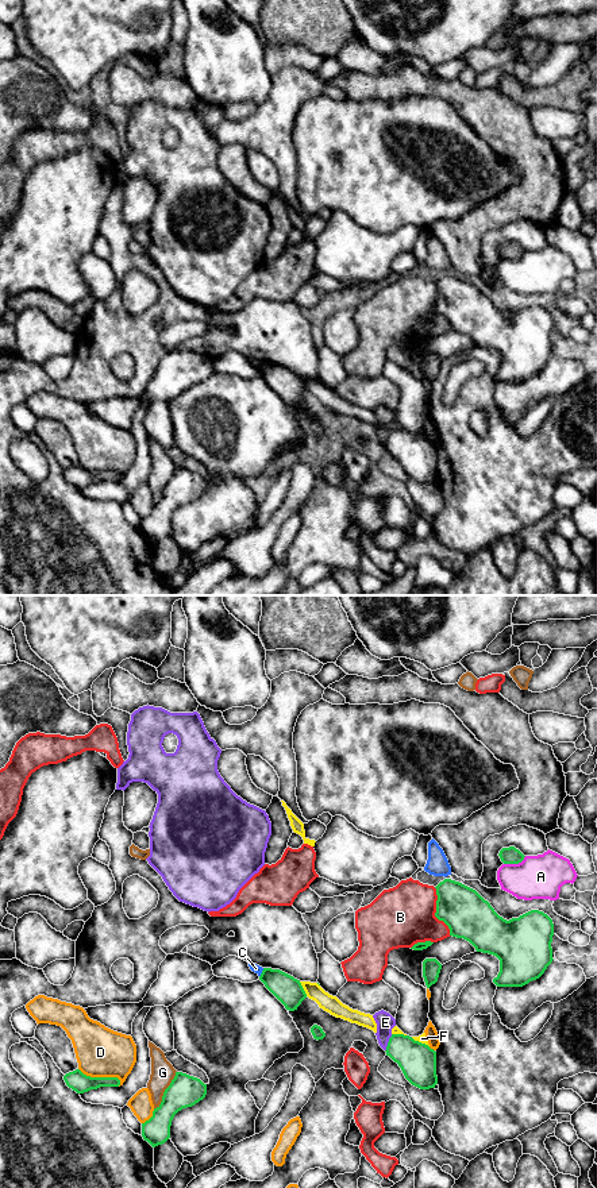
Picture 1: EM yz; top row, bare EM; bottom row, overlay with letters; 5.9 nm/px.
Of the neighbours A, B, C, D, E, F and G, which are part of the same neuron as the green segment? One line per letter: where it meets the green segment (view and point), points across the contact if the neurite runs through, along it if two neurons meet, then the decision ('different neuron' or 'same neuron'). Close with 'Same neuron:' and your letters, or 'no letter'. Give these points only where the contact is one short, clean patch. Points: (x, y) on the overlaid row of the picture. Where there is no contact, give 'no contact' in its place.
A: yz (515, 863) | different neuron
B: yz (436, 911) | different neuron
C: yz (262, 972) | along yz (264, 968), (260, 976) | different neuron
D: yz (101, 1077) | different neuron
E: yz (388, 1042) | different neuron
F: yz (303, 988) | different neuron
G: yz (165, 1090) | different neuron
Same neuron: no letter

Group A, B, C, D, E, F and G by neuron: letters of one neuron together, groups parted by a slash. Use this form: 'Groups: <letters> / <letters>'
Groups: A / B / C / D / E / F / G

